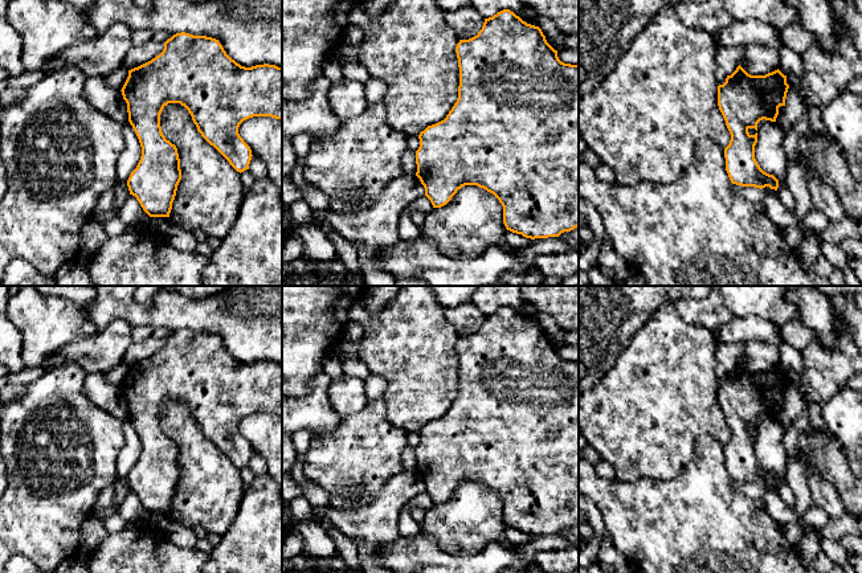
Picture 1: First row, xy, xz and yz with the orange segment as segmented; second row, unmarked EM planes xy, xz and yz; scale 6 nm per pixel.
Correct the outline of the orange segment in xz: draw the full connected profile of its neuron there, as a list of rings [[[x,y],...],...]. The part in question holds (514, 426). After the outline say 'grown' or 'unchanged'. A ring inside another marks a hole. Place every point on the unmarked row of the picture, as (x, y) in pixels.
[[[503,306],[493,314],[485,315],[482,326],[469,336],[459,336],[455,343],[459,364],[458,396],[446,412],[436,421],[420,429],[420,443],[416,447],[416,472],[425,484],[425,492],[433,504],[446,502],[465,482],[477,482],[493,490],[503,503],[503,520],[507,527],[526,535],[559,533],[579,523],[579,361],[564,360],[546,336],[539,323],[527,320],[510,306]]]; unchanged

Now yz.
[[[740,361],[727,372],[726,378],[718,382],[718,402],[731,430],[730,441],[724,445],[726,467],[732,480],[777,487],[779,476],[764,468],[755,455],[757,429],[751,431],[749,425],[757,427],[757,419],[763,416],[776,418],[779,404],[785,402],[789,381],[787,372],[779,365],[765,372],[751,372]]]; unchanged

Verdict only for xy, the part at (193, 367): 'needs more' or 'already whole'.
already whole

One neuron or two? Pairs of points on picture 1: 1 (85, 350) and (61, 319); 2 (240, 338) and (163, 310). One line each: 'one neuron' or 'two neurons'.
1: two neurons
2: one neuron

